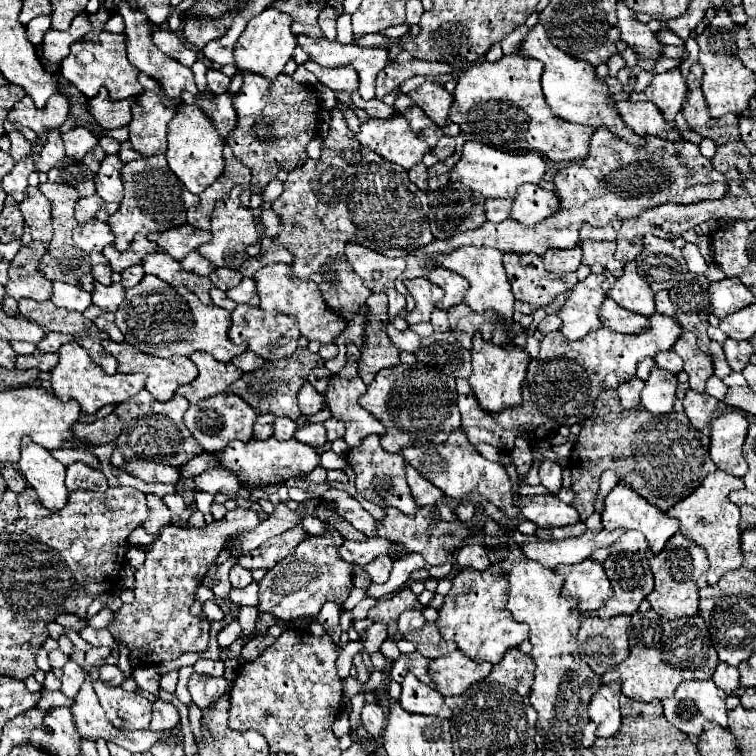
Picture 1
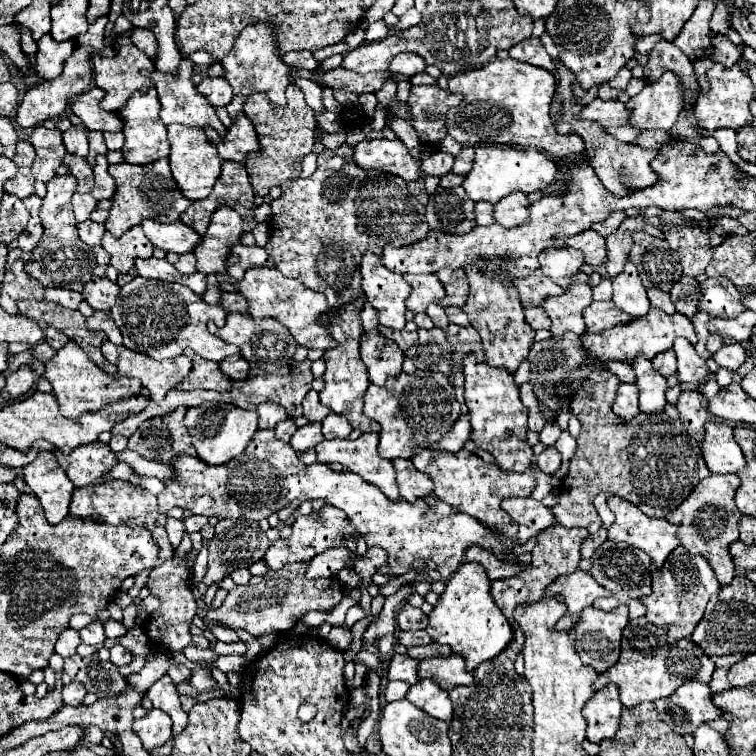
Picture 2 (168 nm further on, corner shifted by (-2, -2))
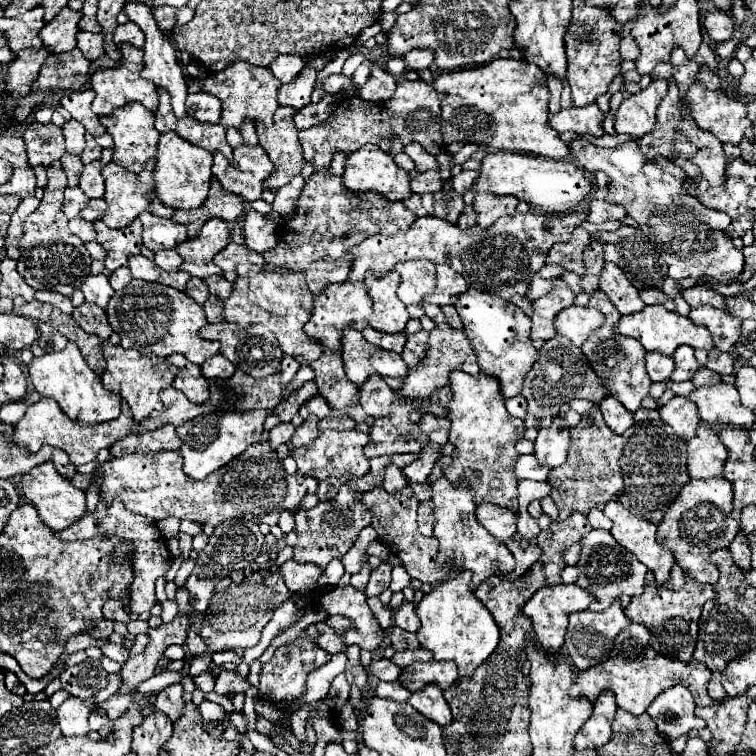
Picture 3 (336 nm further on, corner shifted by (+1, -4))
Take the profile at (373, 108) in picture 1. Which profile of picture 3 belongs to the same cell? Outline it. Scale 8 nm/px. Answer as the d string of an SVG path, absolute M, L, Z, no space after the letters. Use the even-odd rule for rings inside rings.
M410 143L410 145L406 145L406 147L404 147L404 151L406 151L406 153L408 153L408 157L416 163L418 173L430 171L430 169L440 169L440 165L438 165L436 157L434 157L434 155L430 155L430 153L426 153L420 145Z

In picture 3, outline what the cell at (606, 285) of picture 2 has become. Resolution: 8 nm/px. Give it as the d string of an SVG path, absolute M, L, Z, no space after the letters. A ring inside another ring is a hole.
M596 291L590 297L588 307L598 309L606 321L600 329L596 329L596 333L592 333L588 337L588 341L584 341L584 345L580 347L582 353L588 357L588 363L592 365L592 369L596 369L596 373L600 373L600 377L604 377L604 387L608 389L608 393L612 397L616 397L628 411L636 411L640 407L640 401L644 397L648 397L650 391L650 377L644 369L644 347L638 341L632 341L632 337L620 337L620 333L616 333L616 321L622 317L620 311L608 301L608 297L600 291ZM614 363L614 367L612 367Z

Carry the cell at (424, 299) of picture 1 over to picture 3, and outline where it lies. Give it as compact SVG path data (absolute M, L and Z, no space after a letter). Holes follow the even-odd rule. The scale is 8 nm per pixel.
M428 259L404 261L404 263L396 265L396 271L402 277L400 287L398 287L398 297L404 305L422 303L422 297L426 293L434 291L436 269L434 269L432 261L428 261Z

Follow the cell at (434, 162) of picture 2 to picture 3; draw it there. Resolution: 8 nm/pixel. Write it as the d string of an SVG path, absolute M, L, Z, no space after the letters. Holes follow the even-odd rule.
M426 171L426 173L420 173L418 177L414 177L410 181L410 191L412 193L438 193L442 189L442 177L440 177L440 171Z

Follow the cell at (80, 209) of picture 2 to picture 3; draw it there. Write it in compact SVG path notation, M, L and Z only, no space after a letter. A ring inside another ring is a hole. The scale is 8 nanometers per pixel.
M78 187L66 189L66 197L62 201L62 209L64 209L64 213L66 213L68 219L76 217L86 205L88 205L88 197Z

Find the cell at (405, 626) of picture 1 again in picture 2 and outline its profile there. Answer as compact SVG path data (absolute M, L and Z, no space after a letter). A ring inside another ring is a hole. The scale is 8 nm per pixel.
M405 603L397 615L397 623L401 631L415 631L415 629L425 629L427 627L427 615L417 609L411 607L409 603Z

